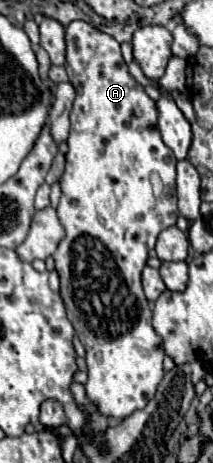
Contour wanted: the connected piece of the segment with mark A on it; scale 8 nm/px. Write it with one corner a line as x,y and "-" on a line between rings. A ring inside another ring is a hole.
72,21
66,27
66,71
68,77
76,89
76,99
74,99
74,107
70,111
70,135
68,135
68,153
66,153
66,169
64,175
60,179
60,187
62,187
62,197
60,197
60,205
58,205
58,217
60,223
66,231
64,239
58,243
56,253
54,253
54,261
56,261
56,271
60,275
60,297
66,305
66,315
70,319
70,323
76,329
76,335
80,337
80,341
86,345
86,363
88,363
88,383
86,383
86,393
92,399
94,405
98,405
100,413
108,415
108,417
116,417
116,419
126,419
128,415
132,415
136,409
142,409
154,395
156,389
164,377
164,347
162,347
162,337
154,331
152,327
152,309
148,305
148,299
144,297
142,291
142,269
146,267
146,261
149,258
149,246
155,246
158,235
162,229
176,225
178,219
178,197
176,197
176,157
174,153
170,153
170,149
164,145
160,129
158,129
158,107
156,101
152,101
148,97
148,93
144,91
144,87
128,73
128,65
122,59
120,53
120,43
114,41
112,37
106,37
106,33
98,33
98,29
94,29
92,25
86,25
84,21
-
156,171
164,183
164,189
160,195
154,193
152,185
150,185
150,173

